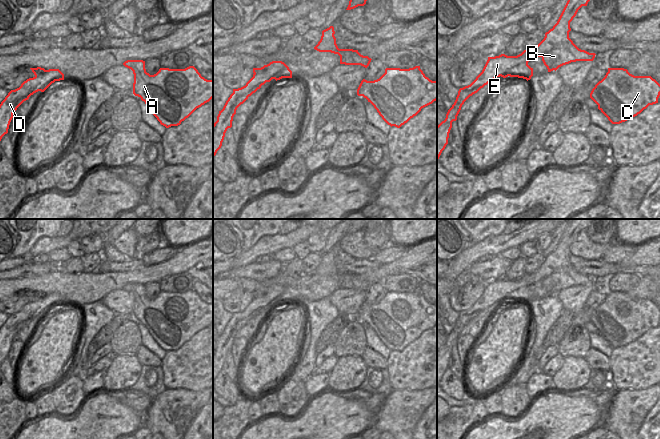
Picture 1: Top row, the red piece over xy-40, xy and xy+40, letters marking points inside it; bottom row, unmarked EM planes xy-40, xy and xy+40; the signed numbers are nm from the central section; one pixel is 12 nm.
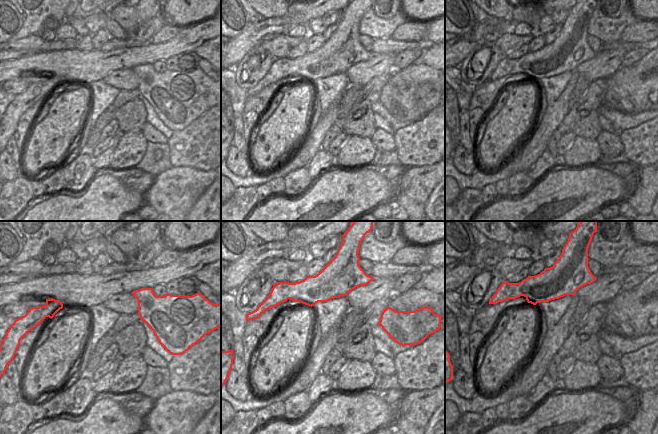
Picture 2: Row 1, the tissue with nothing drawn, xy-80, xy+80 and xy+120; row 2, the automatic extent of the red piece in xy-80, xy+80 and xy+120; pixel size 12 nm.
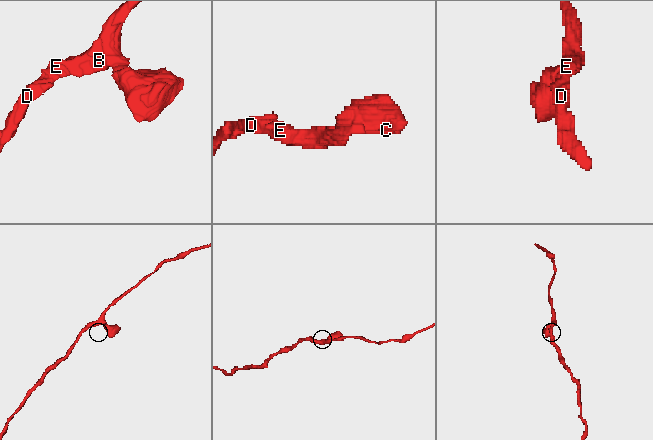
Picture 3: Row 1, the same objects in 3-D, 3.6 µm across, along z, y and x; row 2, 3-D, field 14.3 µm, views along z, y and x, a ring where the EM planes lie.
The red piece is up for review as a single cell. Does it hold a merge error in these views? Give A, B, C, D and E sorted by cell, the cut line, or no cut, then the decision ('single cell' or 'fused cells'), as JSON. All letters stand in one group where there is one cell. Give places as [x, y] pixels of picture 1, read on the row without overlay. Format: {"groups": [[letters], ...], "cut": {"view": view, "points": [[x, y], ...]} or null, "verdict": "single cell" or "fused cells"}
{"groups": [["A", "B", "C", "D", "E"]], "cut": null, "verdict": "single cell"}

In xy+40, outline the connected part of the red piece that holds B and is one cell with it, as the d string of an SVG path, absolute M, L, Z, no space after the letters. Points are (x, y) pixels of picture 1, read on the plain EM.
M571 219L557 245L545 257L544 263L532 274L524 274L517 280L501 278L488 281L482 296L468 310L460 312L452 331L448 334L446 342L437 350L437 384L448 368L452 346L457 340L464 326L477 317L485 309L497 301L518 301L527 305L533 300L533 292L528 289L530 284L541 281L548 296L576 285L593 285L595 277L579 273L569 262L570 246L582 230L587 230L593 219Z

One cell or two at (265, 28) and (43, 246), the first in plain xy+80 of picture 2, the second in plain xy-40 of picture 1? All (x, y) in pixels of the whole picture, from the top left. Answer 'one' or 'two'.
one

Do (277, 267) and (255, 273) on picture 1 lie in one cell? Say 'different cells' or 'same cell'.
same cell

